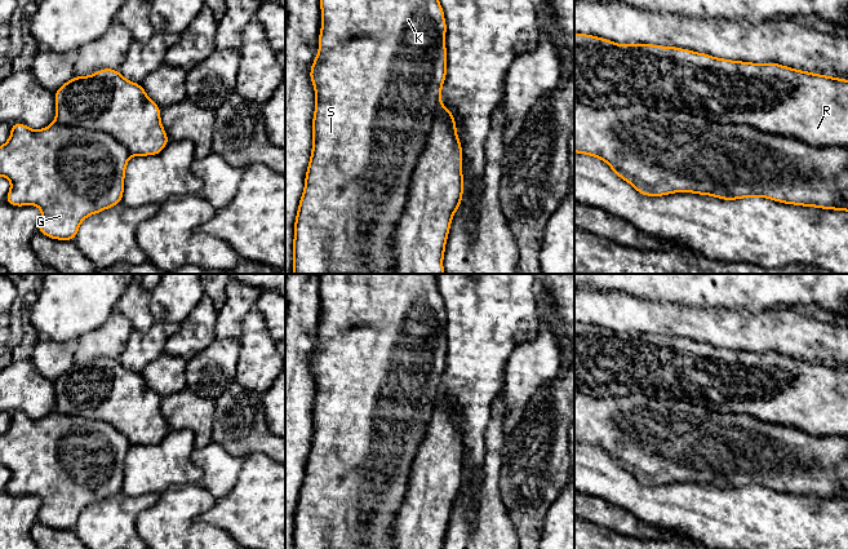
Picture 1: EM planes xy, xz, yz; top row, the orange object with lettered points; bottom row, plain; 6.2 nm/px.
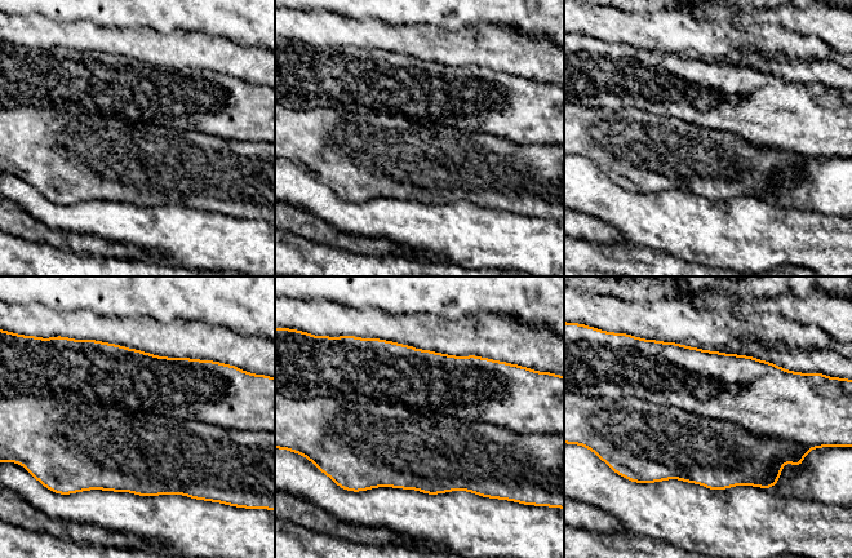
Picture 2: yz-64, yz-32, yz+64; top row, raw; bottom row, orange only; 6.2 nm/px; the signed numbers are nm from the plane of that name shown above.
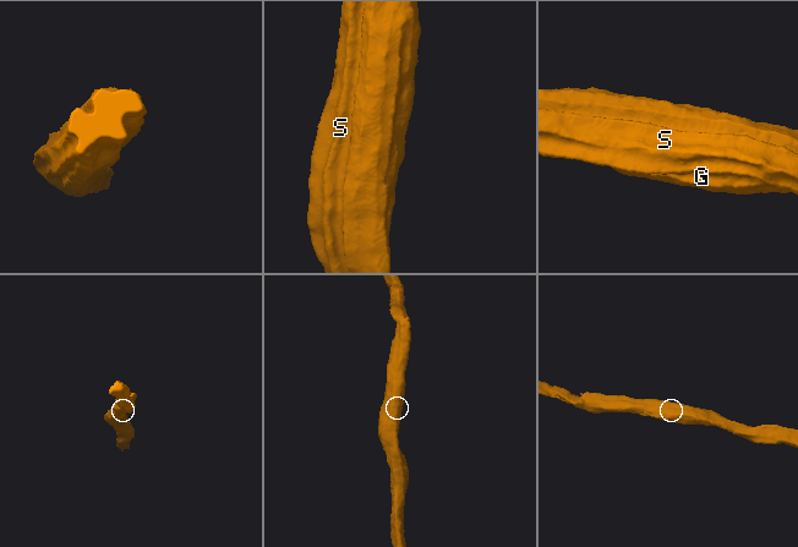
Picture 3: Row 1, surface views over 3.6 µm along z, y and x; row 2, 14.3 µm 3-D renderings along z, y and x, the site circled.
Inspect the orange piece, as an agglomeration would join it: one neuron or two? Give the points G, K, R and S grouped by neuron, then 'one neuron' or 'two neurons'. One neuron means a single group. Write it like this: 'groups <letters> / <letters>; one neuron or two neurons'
groups G K S / R; two neurons

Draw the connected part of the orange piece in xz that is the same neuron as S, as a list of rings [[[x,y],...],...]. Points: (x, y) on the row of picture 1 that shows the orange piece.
[[[320,0],[320,10],[319,50],[310,68],[315,89],[312,150],[294,221],[293,274],[391,274],[396,225],[408,202],[410,177],[426,146],[447,78],[444,9],[439,0]]]

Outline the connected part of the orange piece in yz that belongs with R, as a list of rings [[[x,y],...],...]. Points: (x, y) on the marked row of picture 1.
[[[574,34],[574,101],[596,109],[643,105],[662,112],[688,112],[720,124],[745,124],[765,133],[792,136],[812,146],[848,147],[848,79],[776,62],[731,61],[678,47],[617,44],[595,35]]]

